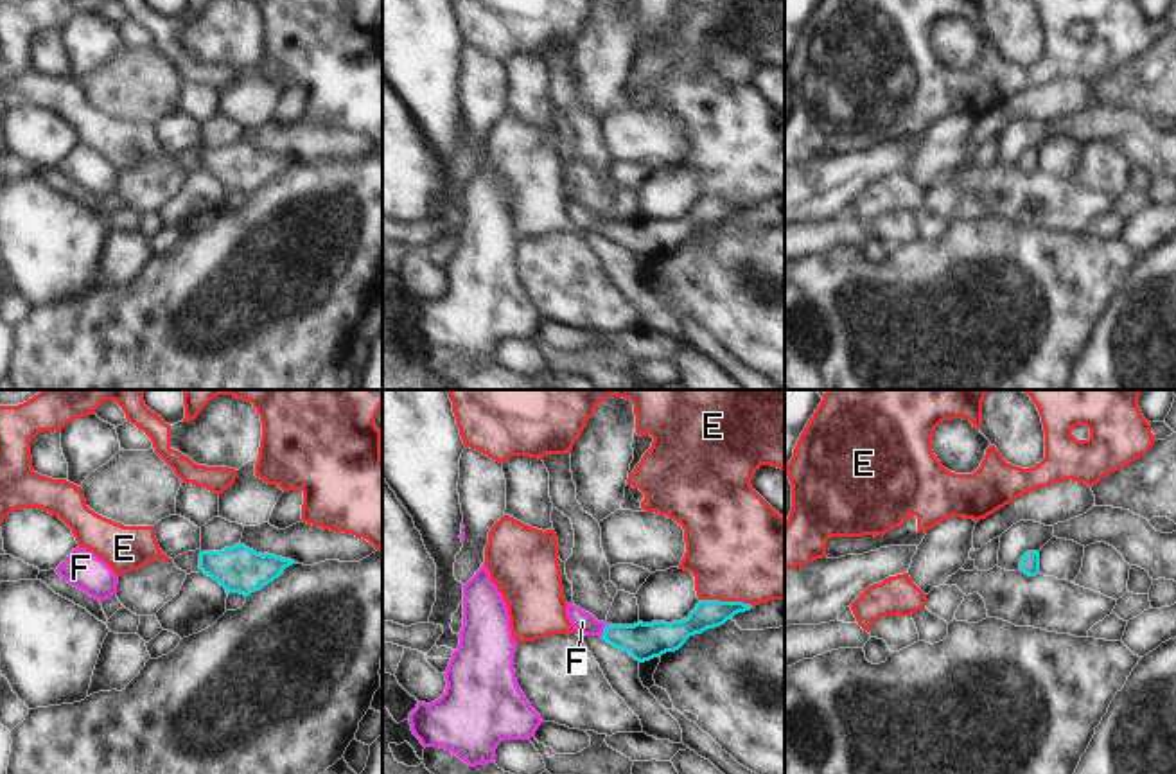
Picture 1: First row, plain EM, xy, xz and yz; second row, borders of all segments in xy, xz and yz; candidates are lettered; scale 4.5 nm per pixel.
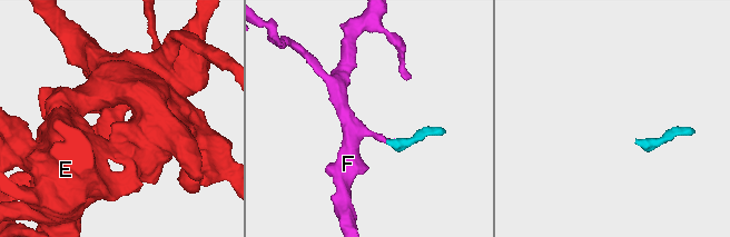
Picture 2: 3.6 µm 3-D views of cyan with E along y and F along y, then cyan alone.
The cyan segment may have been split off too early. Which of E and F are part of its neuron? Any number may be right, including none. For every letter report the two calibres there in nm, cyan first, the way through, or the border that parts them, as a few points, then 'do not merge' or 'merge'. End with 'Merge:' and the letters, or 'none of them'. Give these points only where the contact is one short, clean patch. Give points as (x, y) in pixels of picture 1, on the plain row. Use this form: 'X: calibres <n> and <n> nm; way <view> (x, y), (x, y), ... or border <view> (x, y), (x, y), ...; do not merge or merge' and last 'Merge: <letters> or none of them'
E: calibres 130 and 480 nm; border xz (701, 196), (742, 198), (753, 203); do not merge
F: calibres 170 and 100 nm; way xz (643, 239), (604, 228), (582, 219); merge
Merge: F

